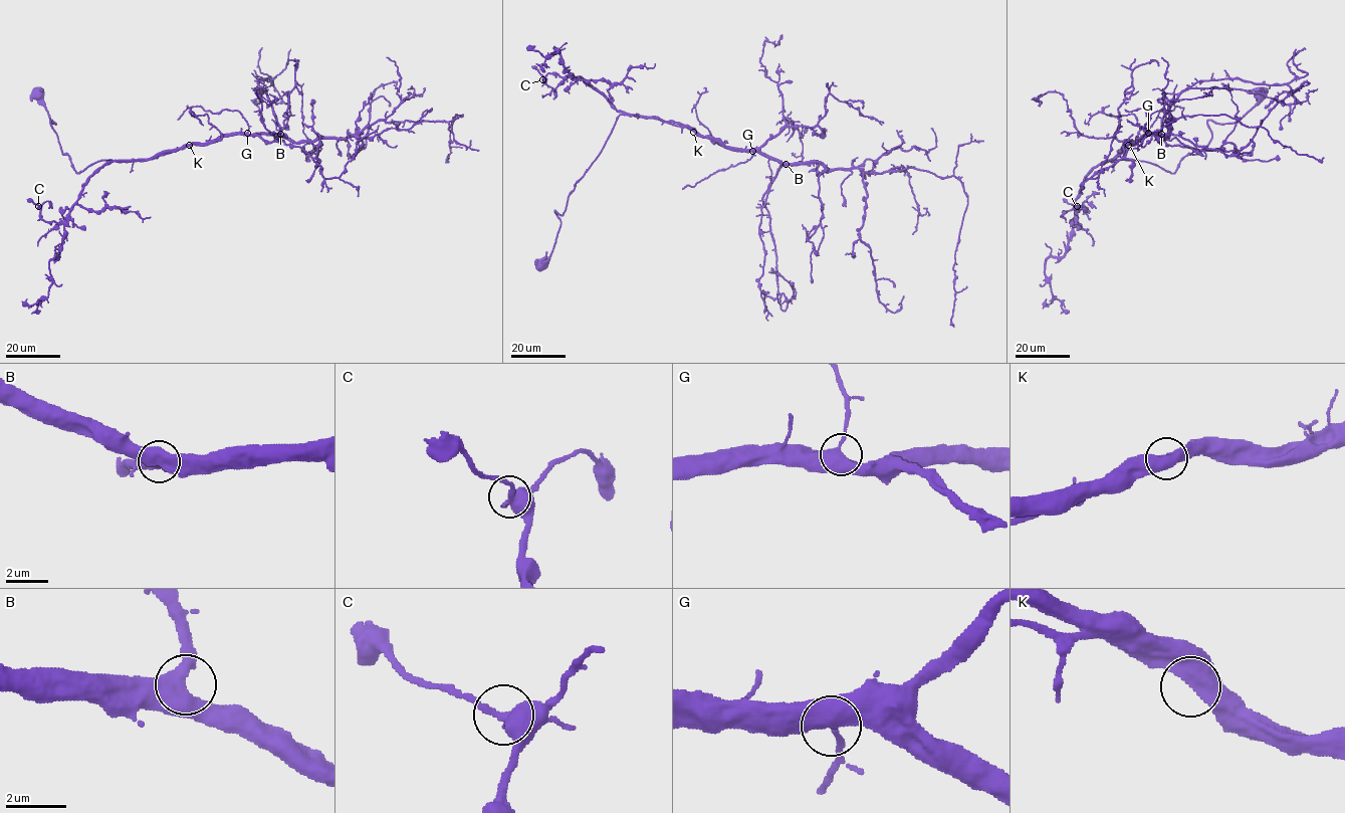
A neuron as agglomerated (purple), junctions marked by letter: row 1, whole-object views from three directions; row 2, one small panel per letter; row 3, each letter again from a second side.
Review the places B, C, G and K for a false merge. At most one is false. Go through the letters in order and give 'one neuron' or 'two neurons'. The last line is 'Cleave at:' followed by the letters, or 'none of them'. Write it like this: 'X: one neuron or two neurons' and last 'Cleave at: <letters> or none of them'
B: one neuron
C: one neuron
G: one neuron
K: one neuron
Cleave at: none of them

